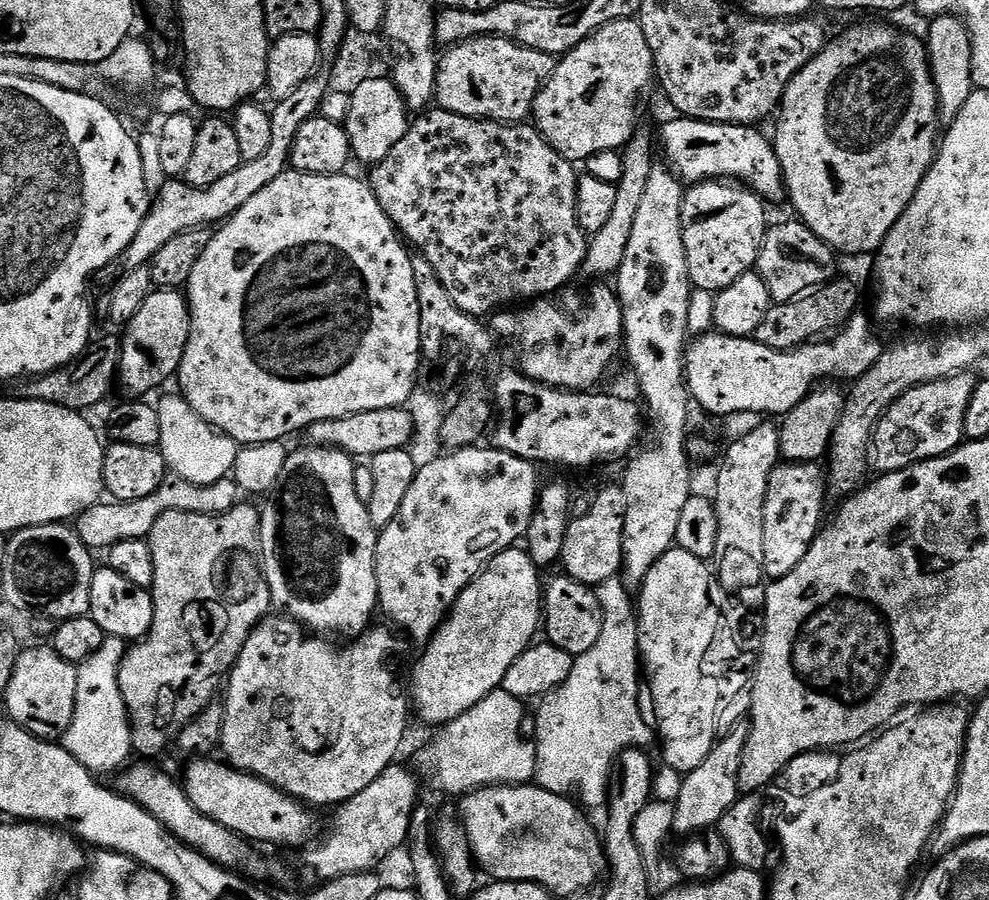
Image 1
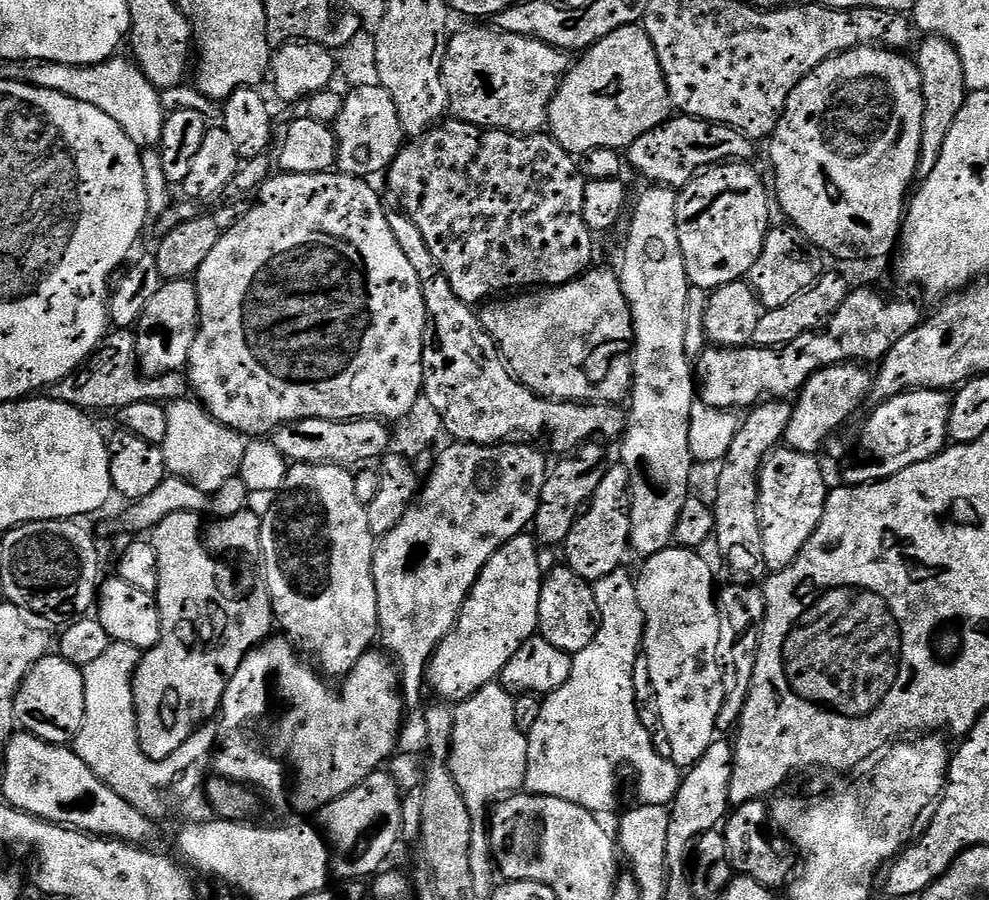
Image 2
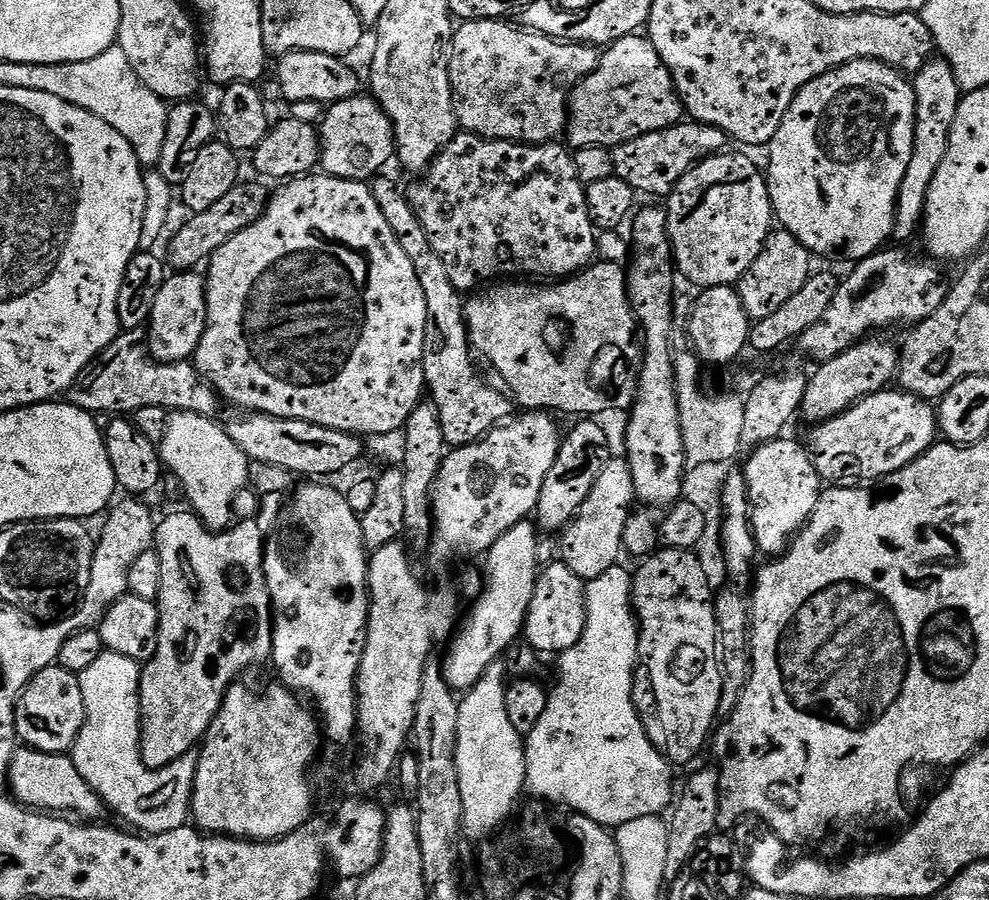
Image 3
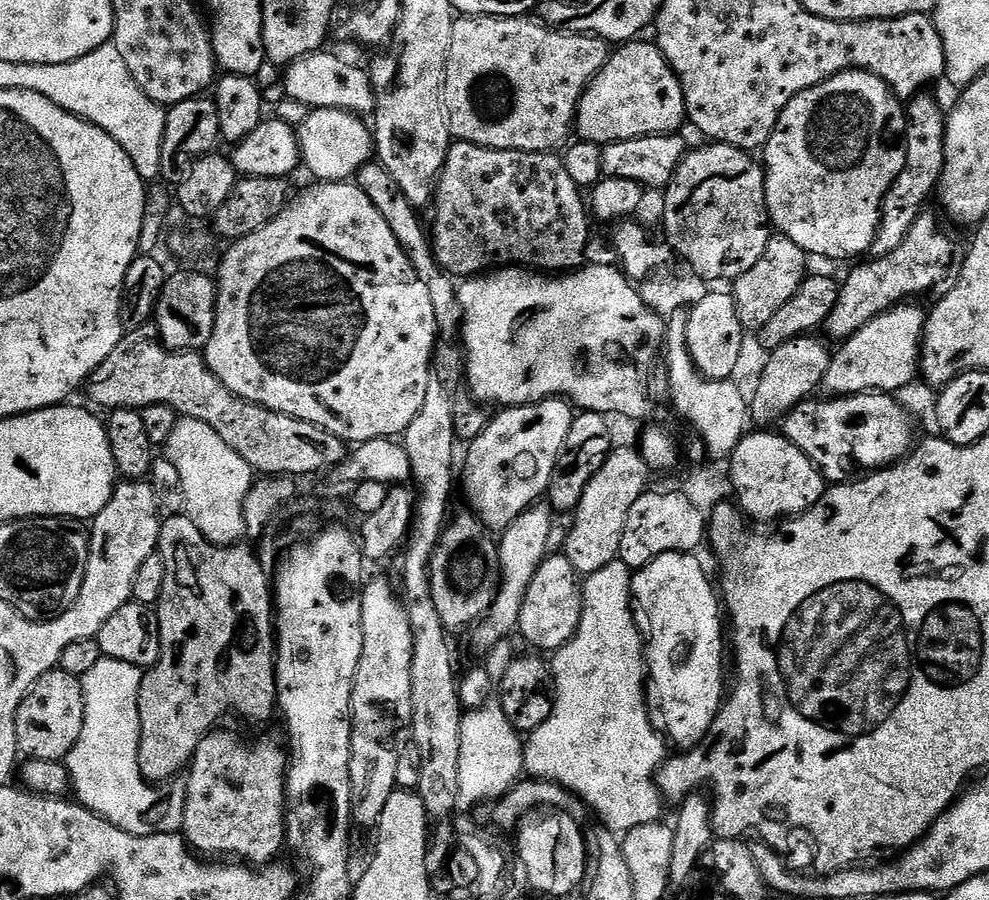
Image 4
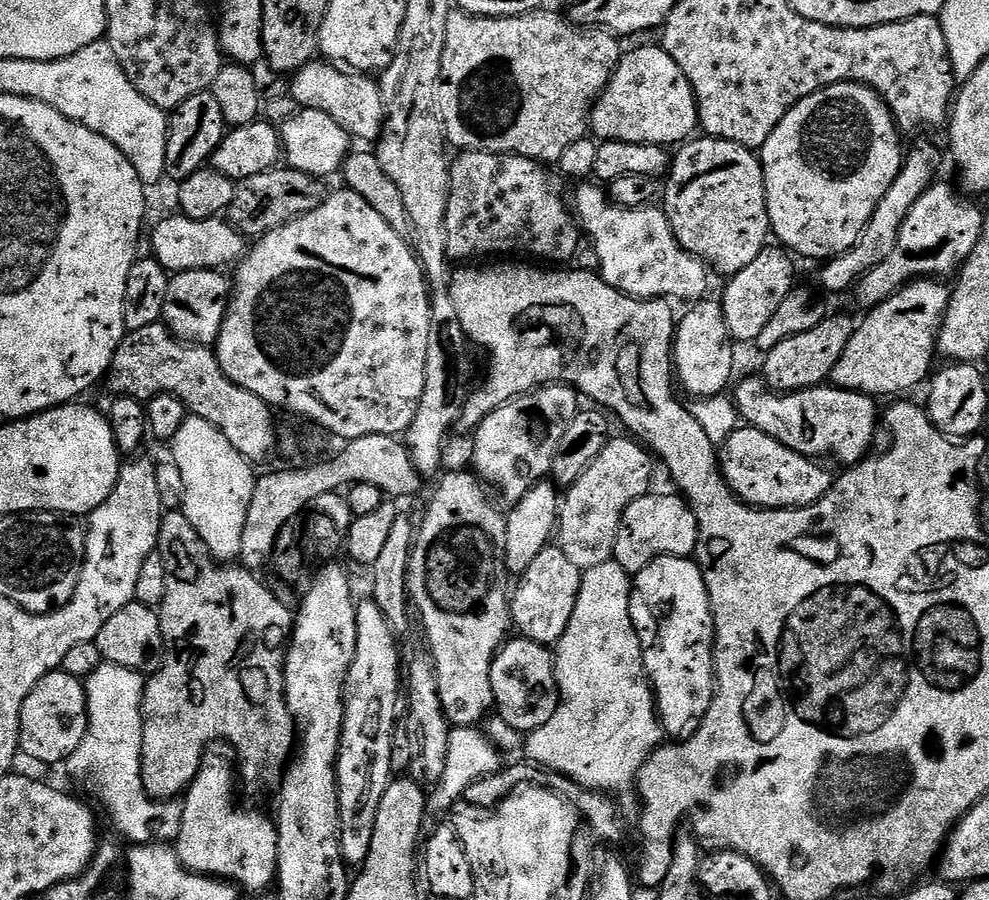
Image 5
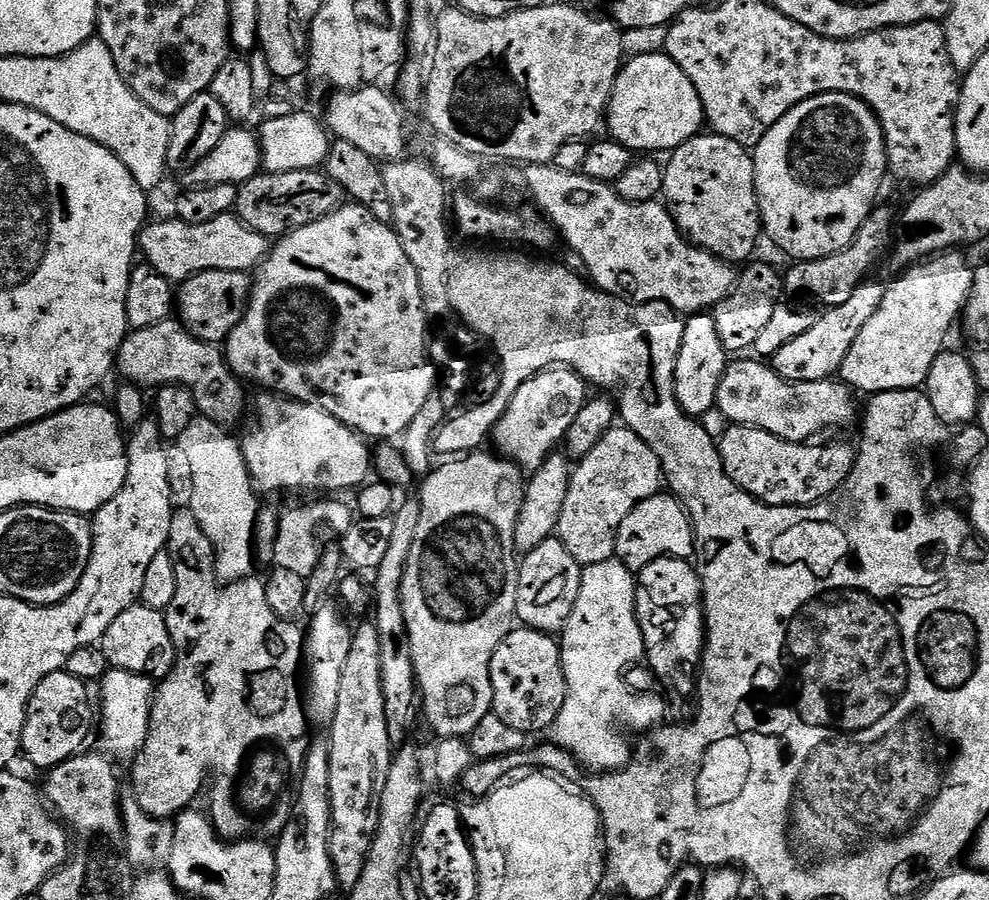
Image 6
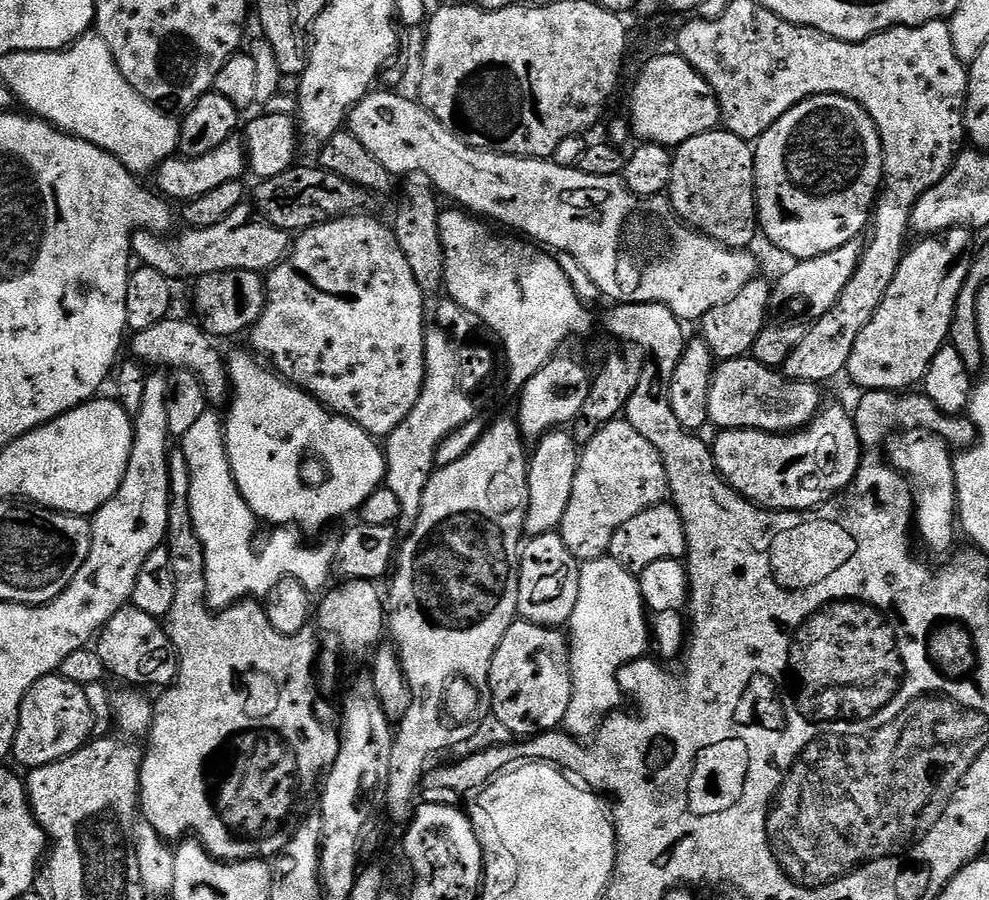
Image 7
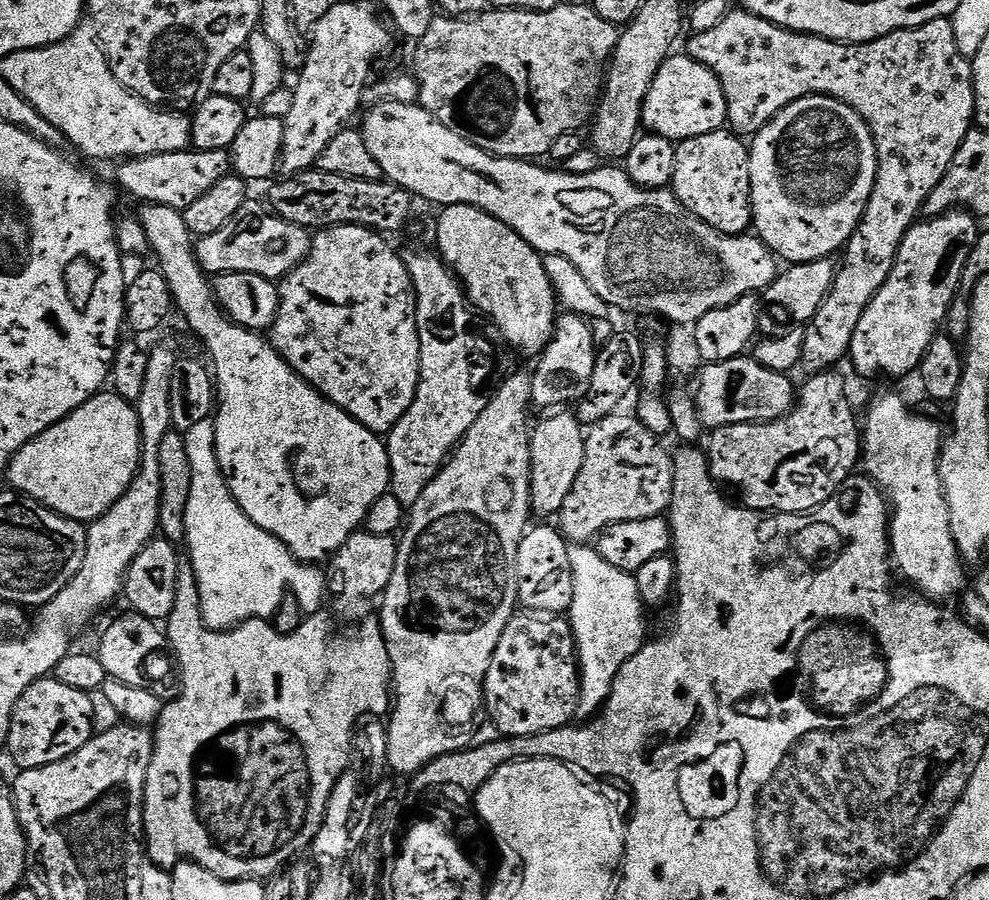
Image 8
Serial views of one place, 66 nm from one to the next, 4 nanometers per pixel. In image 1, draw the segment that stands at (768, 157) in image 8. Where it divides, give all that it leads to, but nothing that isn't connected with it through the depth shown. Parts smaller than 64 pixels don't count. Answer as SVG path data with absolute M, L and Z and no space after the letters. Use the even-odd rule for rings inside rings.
M860 24L857 28L852 28L849 32L844 32L840 37L833 39L824 45L824 49L810 61L786 86L784 96L780 99L778 117L780 116L780 125L776 128L774 143L778 162L782 166L784 175L784 186L787 199L792 199L792 204L796 207L799 219L822 242L826 242L832 247L833 252L848 256L868 256L880 251L882 242L886 234L902 218L906 206L914 198L918 186L924 181L925 174L932 168L932 162L936 158L938 151L938 132L936 136L936 124L938 125L938 113L936 107L938 100L936 98L936 87L932 77L932 63L928 61L928 50L923 39L911 36L908 32L903 32L900 28L891 28L888 24Z

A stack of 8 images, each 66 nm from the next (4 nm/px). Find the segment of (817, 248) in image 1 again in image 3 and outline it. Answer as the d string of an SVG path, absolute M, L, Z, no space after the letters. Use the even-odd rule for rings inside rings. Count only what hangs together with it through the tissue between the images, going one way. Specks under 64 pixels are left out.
M783 230L773 231L762 246L758 258L754 258L750 270L746 270L744 277L738 281L742 306L749 320L755 322L766 318L769 314L774 314L778 306L790 302L790 298L794 298L794 294L798 294L798 290L802 290L802 286L806 286L806 282L813 275L812 263L812 253L806 246L802 246L802 242L798 242L798 238Z

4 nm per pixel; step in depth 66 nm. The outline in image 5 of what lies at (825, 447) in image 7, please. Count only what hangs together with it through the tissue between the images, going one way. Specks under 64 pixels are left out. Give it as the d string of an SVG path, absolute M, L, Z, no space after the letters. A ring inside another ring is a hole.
M740 426L730 434L719 449L718 459L720 471L724 473L724 481L745 504L754 508L803 508L821 500L832 488L834 479L833 473L828 473L820 465L823 463L782 446L782 442L770 438L770 434L762 434L762 430L747 426Z

